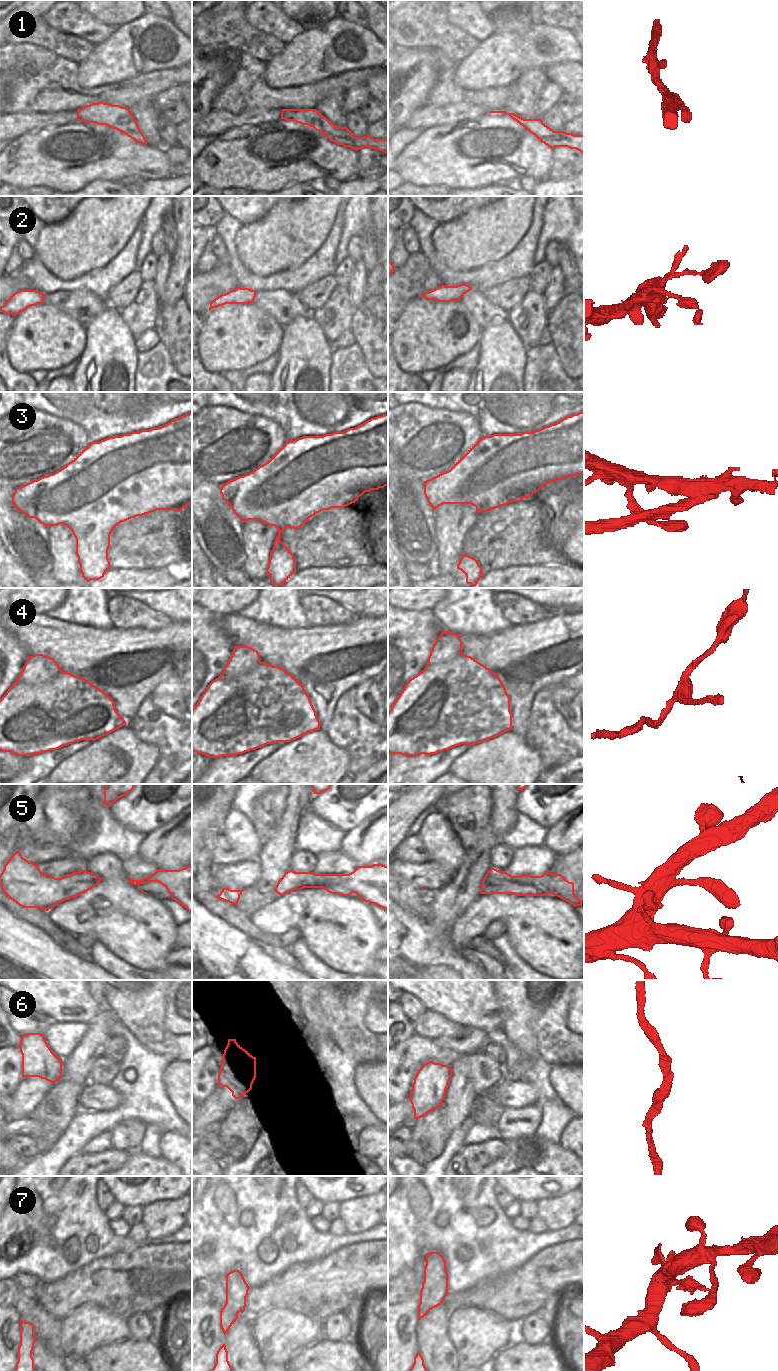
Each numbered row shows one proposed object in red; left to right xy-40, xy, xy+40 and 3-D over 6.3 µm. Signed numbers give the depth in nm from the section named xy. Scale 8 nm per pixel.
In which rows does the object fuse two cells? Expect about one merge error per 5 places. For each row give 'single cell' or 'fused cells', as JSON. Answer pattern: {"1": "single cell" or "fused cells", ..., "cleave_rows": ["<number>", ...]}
{"1": "single cell", "2": "single cell", "3": "fused cells", "4": "fused cells", "5": "single cell", "6": "single cell", "7": "single cell", "cleave_rows": ["3", "4"]}

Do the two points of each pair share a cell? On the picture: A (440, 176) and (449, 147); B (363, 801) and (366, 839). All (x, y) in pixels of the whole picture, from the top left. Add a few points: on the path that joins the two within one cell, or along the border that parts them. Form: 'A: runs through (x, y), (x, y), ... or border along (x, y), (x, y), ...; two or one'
A: runs through (440, 169), (440, 159), (445, 154); one
B: border along (377, 810), (346, 834); two

